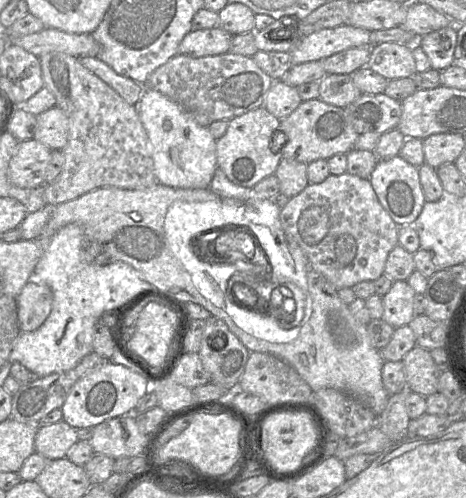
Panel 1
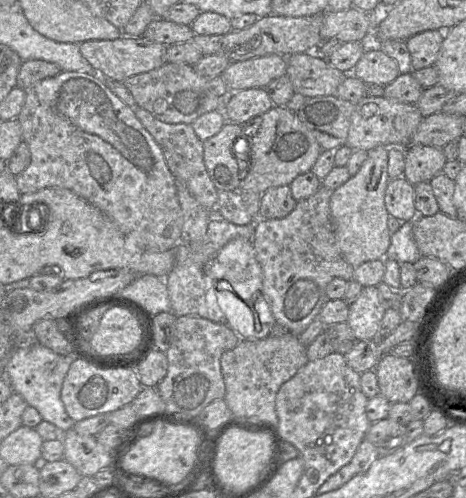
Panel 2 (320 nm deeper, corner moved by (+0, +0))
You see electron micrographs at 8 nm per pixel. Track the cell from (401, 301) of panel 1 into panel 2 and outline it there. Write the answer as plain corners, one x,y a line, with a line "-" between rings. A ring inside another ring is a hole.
363,287
357,299
349,305
346,322
358,341
378,338
377,331
385,311
377,287

